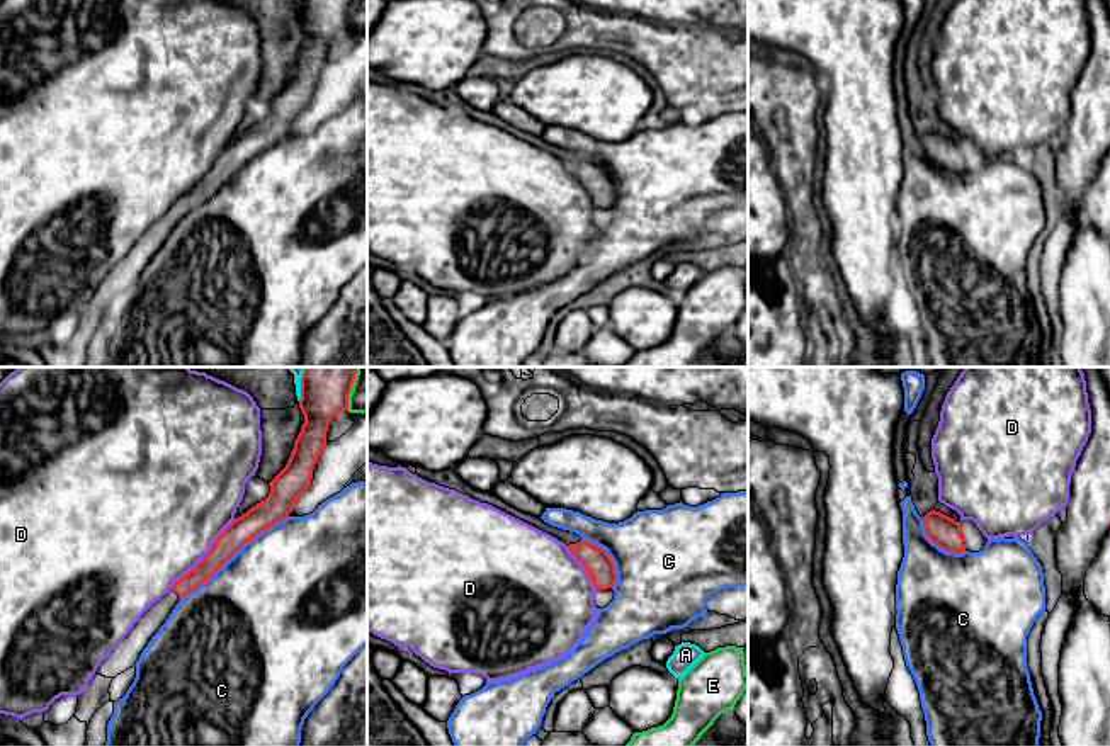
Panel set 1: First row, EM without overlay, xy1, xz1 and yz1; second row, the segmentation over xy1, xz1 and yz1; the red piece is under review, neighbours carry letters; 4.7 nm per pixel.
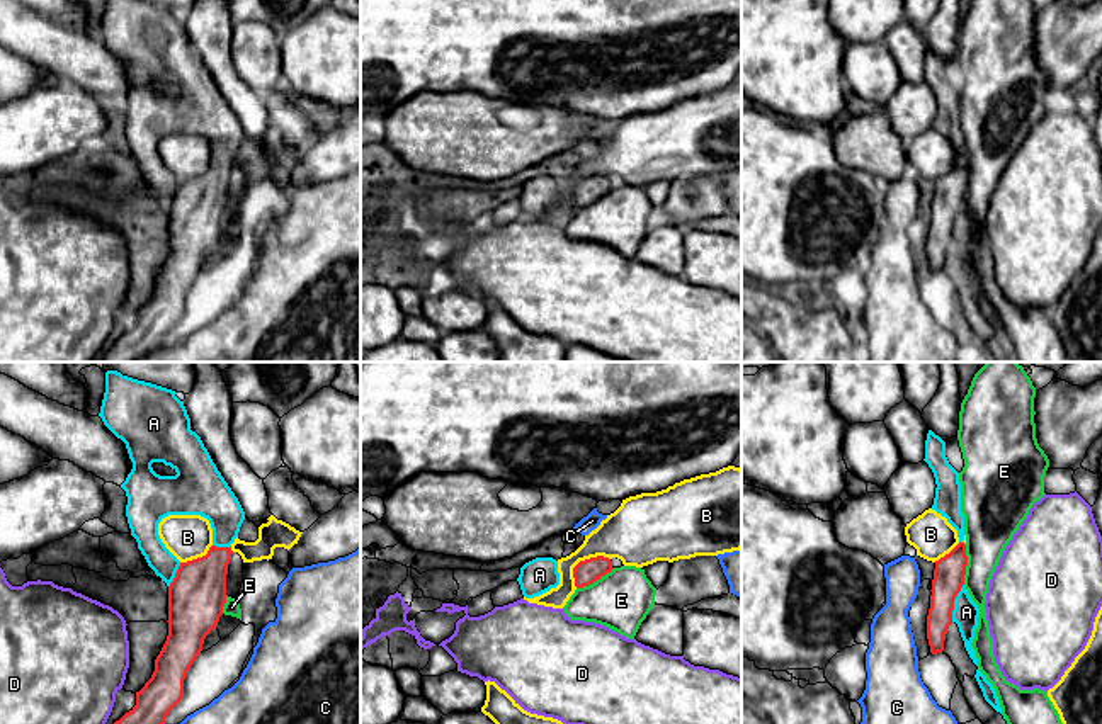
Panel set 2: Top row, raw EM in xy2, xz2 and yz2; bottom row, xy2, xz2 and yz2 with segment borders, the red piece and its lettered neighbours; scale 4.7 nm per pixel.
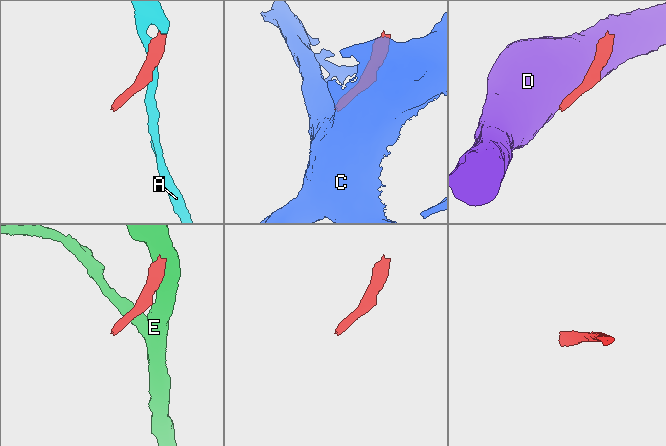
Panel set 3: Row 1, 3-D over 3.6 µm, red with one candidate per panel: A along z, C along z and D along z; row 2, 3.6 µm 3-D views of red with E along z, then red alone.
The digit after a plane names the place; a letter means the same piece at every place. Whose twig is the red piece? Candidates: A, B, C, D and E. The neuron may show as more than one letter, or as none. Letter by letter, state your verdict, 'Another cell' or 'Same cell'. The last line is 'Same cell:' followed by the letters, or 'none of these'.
A: Same cell
B: Another cell
C: Another cell
D: Another cell
E: Another cell
Same cell: A

